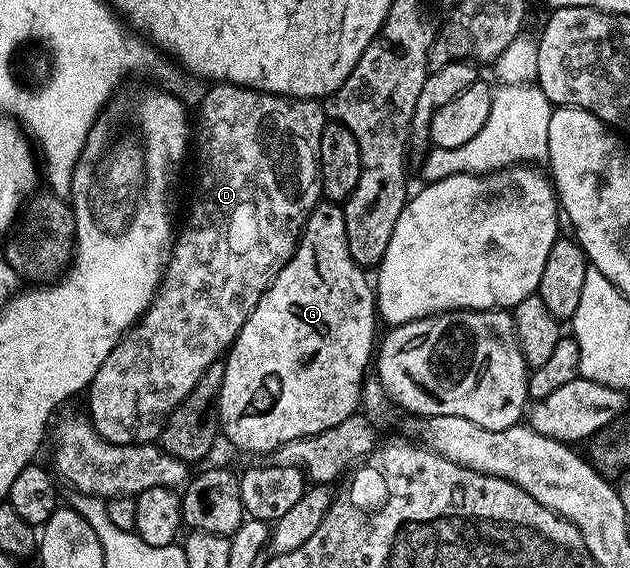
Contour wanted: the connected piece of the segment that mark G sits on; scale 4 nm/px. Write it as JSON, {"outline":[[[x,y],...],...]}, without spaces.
{"outline":[[[320,203],[316,205],[309,219],[303,225],[303,231],[299,235],[299,242],[285,267],[273,279],[273,283],[261,295],[257,307],[247,316],[247,322],[241,327],[237,339],[225,354],[223,366],[223,382],[217,402],[217,416],[222,436],[227,436],[231,445],[236,445],[243,453],[267,453],[274,454],[282,445],[288,445],[290,441],[296,441],[302,437],[312,437],[329,427],[337,427],[337,423],[345,423],[345,419],[356,416],[355,409],[365,397],[365,380],[367,364],[372,364],[373,354],[377,349],[377,335],[375,339],[375,319],[377,320],[377,306],[375,303],[375,290],[372,282],[367,282],[364,270],[355,262],[353,255],[349,255],[349,243],[345,235],[345,215],[342,208],[335,203]]]}

